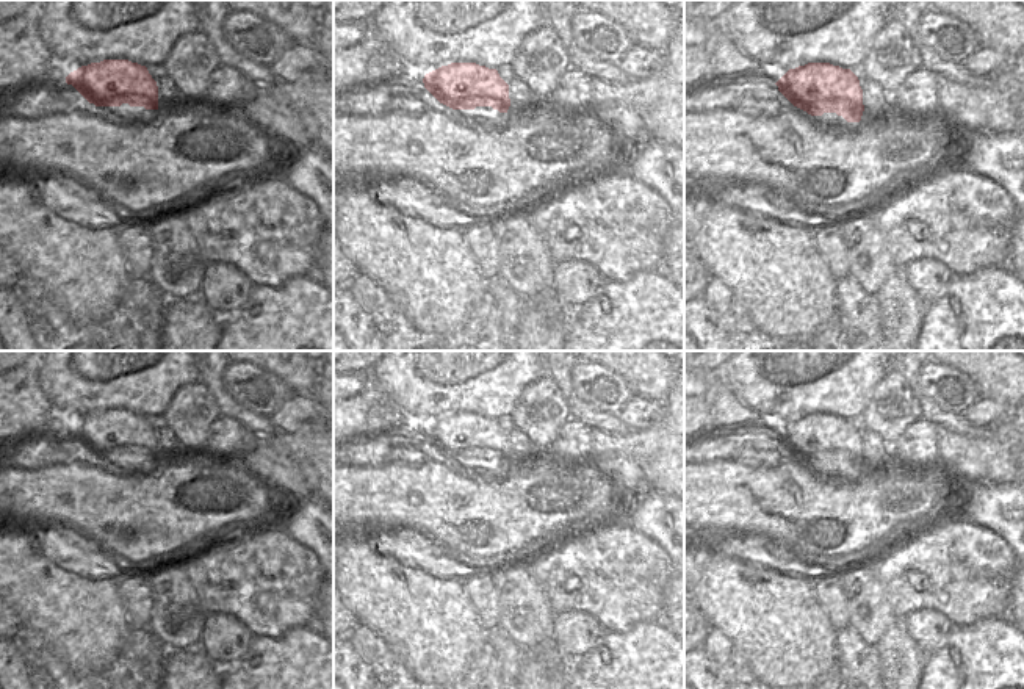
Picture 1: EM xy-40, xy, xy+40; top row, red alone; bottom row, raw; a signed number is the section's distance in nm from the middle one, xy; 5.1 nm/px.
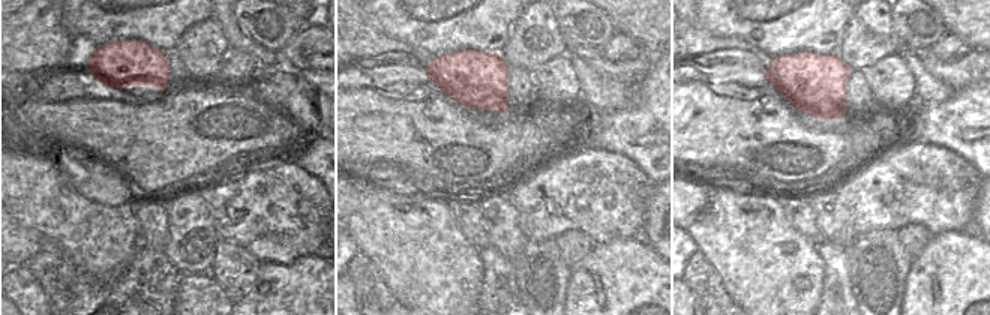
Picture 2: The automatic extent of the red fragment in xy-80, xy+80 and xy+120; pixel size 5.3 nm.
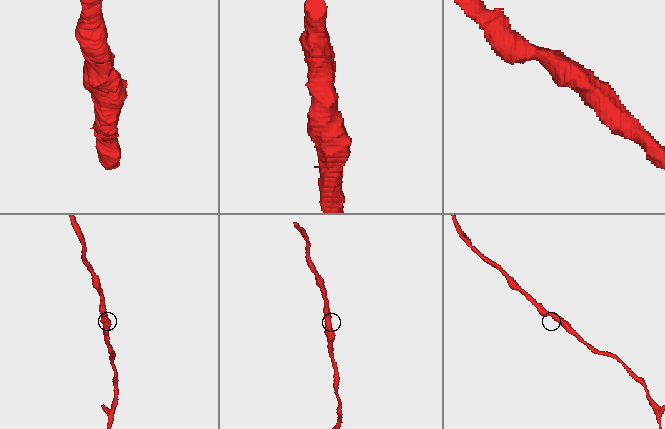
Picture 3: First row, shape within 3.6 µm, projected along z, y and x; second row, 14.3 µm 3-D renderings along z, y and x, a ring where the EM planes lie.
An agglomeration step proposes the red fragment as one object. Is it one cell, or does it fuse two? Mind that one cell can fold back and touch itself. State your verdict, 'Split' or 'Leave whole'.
Leave whole.

